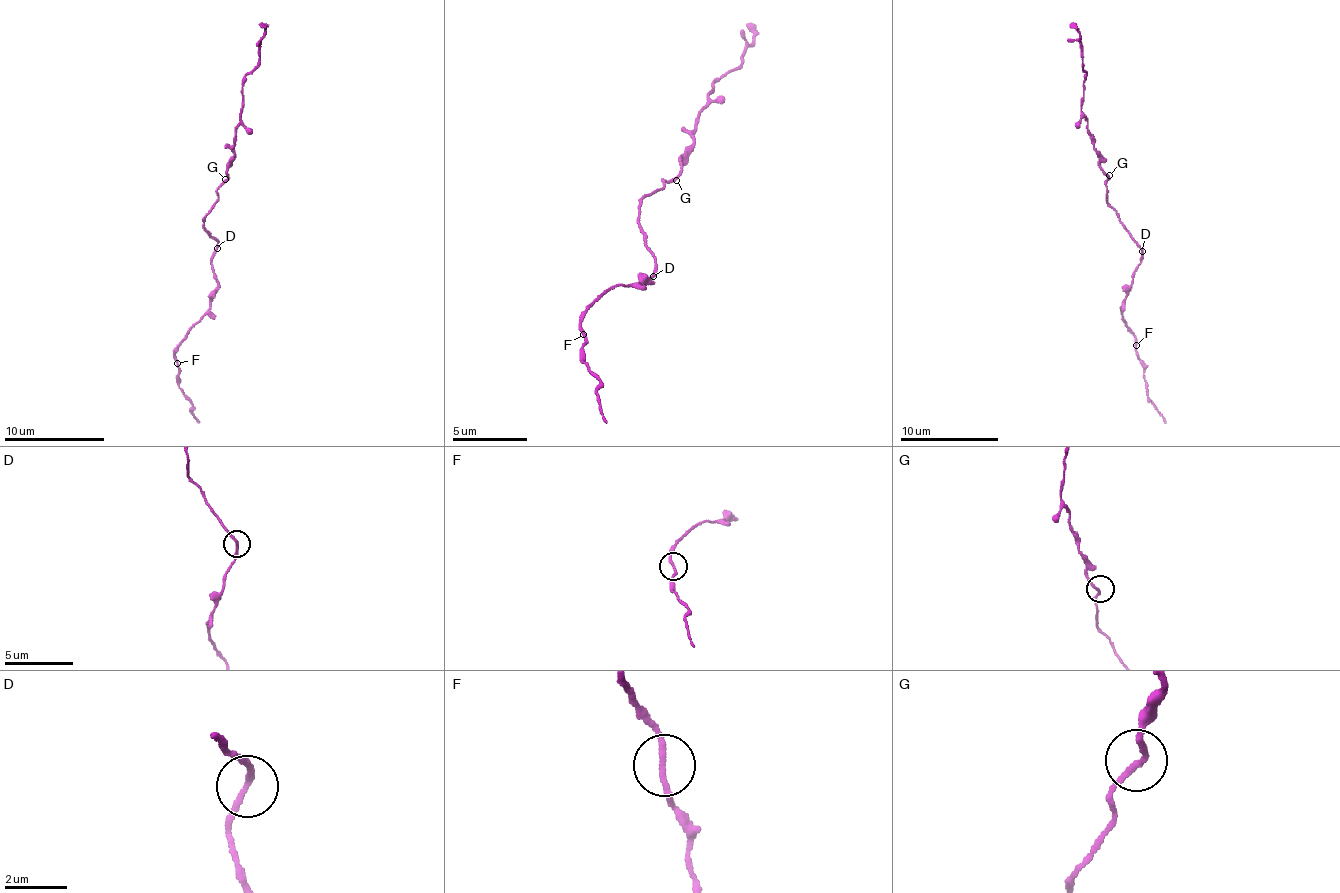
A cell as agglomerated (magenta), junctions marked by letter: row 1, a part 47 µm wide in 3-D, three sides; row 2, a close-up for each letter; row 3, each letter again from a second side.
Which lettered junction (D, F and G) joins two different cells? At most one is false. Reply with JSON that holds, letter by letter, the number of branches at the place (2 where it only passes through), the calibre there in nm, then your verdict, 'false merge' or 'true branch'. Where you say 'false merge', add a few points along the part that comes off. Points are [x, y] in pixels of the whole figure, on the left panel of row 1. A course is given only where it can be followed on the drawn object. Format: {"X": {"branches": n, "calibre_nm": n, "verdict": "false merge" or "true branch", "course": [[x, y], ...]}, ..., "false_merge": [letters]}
{"D": {"branches": 2, "calibre_nm": 170, "verdict": "true branch"}, "F": {"branches": 2, "calibre_nm": 170, "verdict": "false merge", "course": [[176, 363], [179, 388], [198, 422]]}, "G": {"branches": 2, "calibre_nm": 180, "verdict": "true branch"}, "false_merge": ["F"]}

